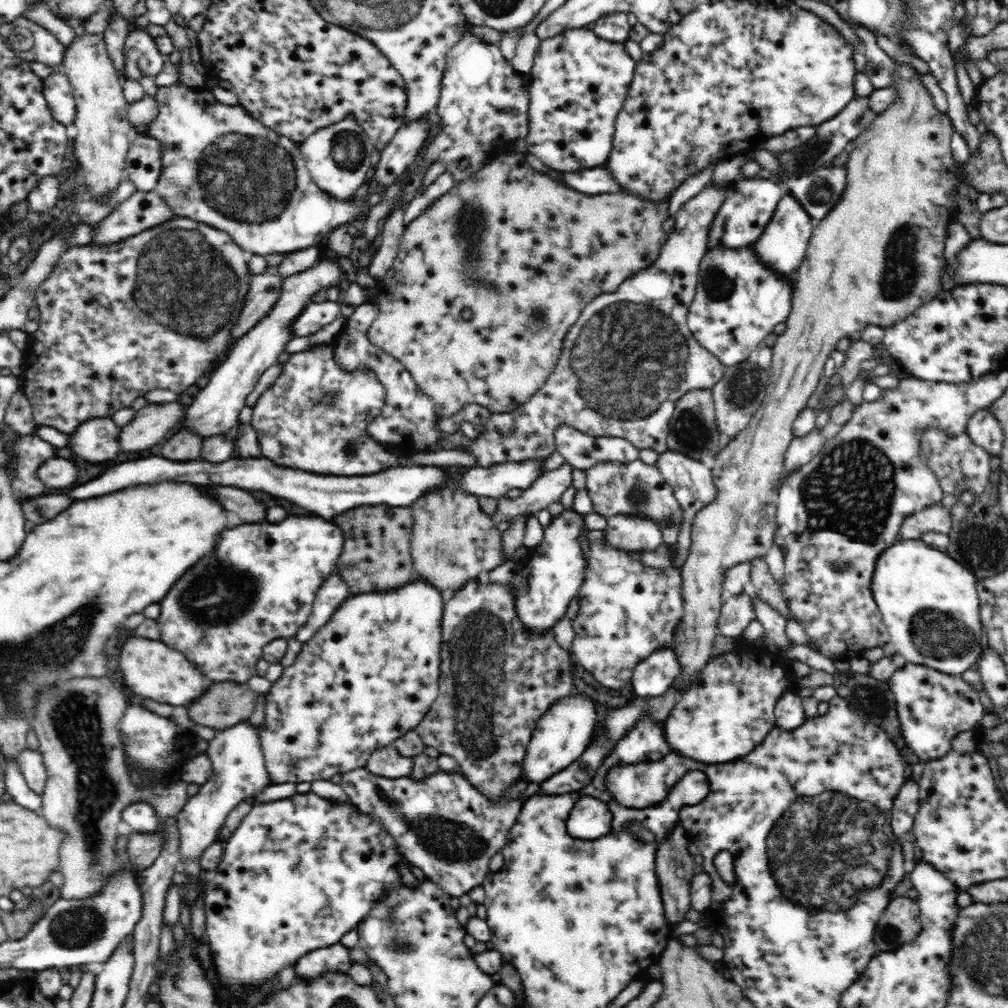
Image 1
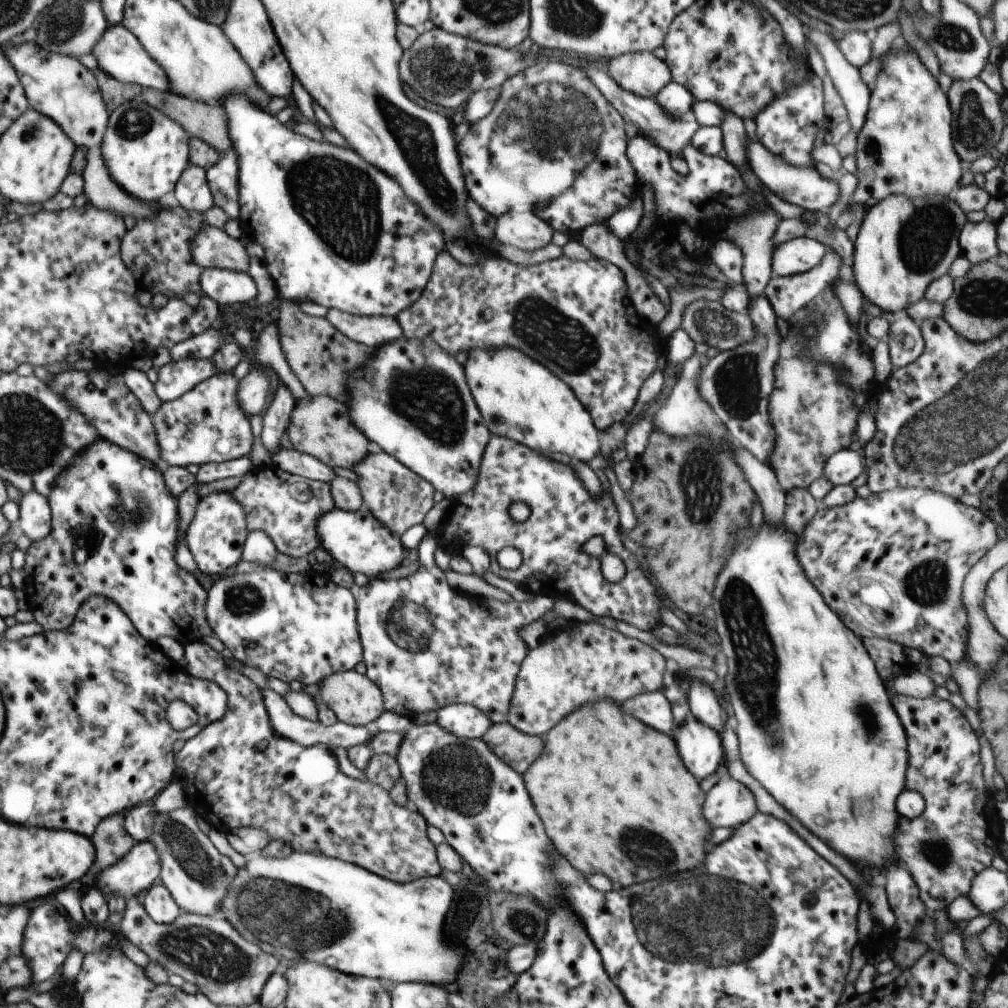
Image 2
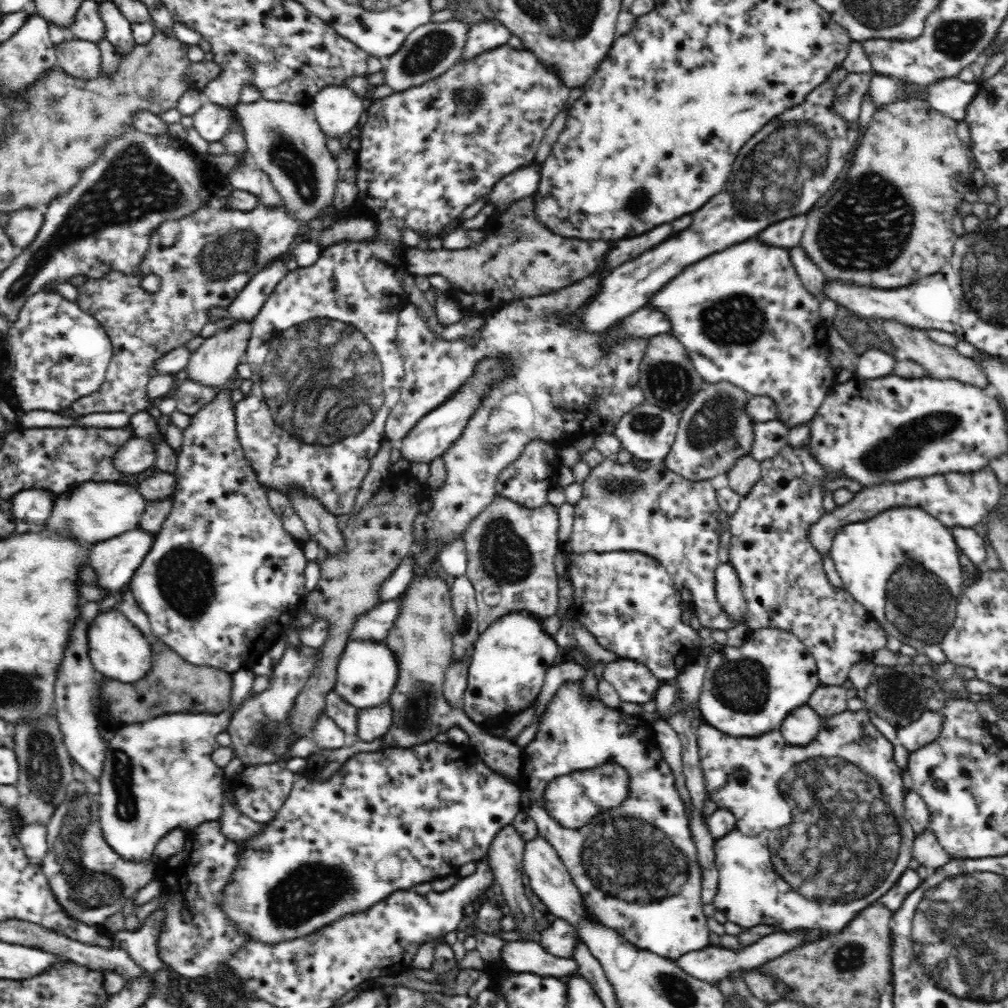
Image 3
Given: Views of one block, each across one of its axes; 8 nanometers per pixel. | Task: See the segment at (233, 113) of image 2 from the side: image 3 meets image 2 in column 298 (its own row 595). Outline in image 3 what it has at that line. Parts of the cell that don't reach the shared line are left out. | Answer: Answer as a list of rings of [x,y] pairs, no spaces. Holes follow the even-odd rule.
[[[231,388],[222,390],[216,394],[208,404],[205,404],[196,412],[189,415],[190,423],[183,429],[183,441],[180,454],[177,454],[178,467],[174,473],[176,488],[172,494],[172,510],[166,516],[160,532],[154,536],[152,548],[138,570],[132,574],[132,580],[128,588],[134,594],[140,608],[148,615],[152,634],[157,640],[167,644],[174,652],[177,652],[186,662],[196,666],[210,666],[212,668],[228,671],[229,673],[240,670],[242,666],[251,666],[258,656],[266,653],[274,638],[284,636],[284,632],[293,628],[293,619],[300,610],[306,596],[304,570],[308,559],[298,541],[283,527],[283,522],[271,509],[267,499],[267,491],[258,481],[254,469],[245,458],[244,447],[238,440],[235,421],[235,404],[232,403]]]

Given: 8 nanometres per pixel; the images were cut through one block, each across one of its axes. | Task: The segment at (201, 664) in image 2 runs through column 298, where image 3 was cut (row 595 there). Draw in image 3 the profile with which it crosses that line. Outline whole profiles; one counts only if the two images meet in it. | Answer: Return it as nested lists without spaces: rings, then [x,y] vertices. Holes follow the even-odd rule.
[[[806,444],[799,447],[786,445],[777,456],[762,461],[760,480],[742,497],[738,510],[727,520],[731,532],[728,563],[734,567],[744,593],[750,630],[776,628],[791,632],[815,658],[822,686],[840,686],[848,680],[854,664],[864,660],[867,654],[886,648],[888,632],[848,591],[838,589],[828,581],[822,555],[808,539],[810,527],[827,513],[822,503],[826,496],[826,489],[822,487],[824,478],[842,478],[842,473],[825,470]]]

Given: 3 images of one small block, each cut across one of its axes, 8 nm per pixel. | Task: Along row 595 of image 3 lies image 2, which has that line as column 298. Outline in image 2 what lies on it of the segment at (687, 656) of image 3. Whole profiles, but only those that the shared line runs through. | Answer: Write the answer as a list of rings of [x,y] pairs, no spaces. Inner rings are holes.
[[[269,567],[258,568],[254,572],[248,573],[233,573],[231,571],[222,578],[215,580],[214,585],[208,592],[205,610],[212,633],[216,634],[216,638],[225,645],[227,654],[247,666],[259,669],[266,676],[279,679],[281,682],[292,684],[296,687],[307,687],[311,684],[320,683],[332,674],[353,670],[363,661],[363,647],[357,628],[355,590],[348,590],[334,584],[328,569],[312,568],[310,571],[301,574],[285,574],[278,570],[271,570]]]

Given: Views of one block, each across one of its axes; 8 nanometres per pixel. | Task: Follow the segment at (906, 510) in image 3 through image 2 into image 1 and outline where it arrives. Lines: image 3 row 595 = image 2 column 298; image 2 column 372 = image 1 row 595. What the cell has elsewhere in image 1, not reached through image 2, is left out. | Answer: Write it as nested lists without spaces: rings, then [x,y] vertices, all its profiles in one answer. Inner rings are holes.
[[[899,539],[878,556],[870,587],[890,641],[896,646],[896,652],[906,658],[906,662],[933,668],[942,674],[964,674],[970,666],[976,666],[981,654],[983,628],[980,622],[980,602],[976,580],[962,564],[928,546],[921,539]]]

